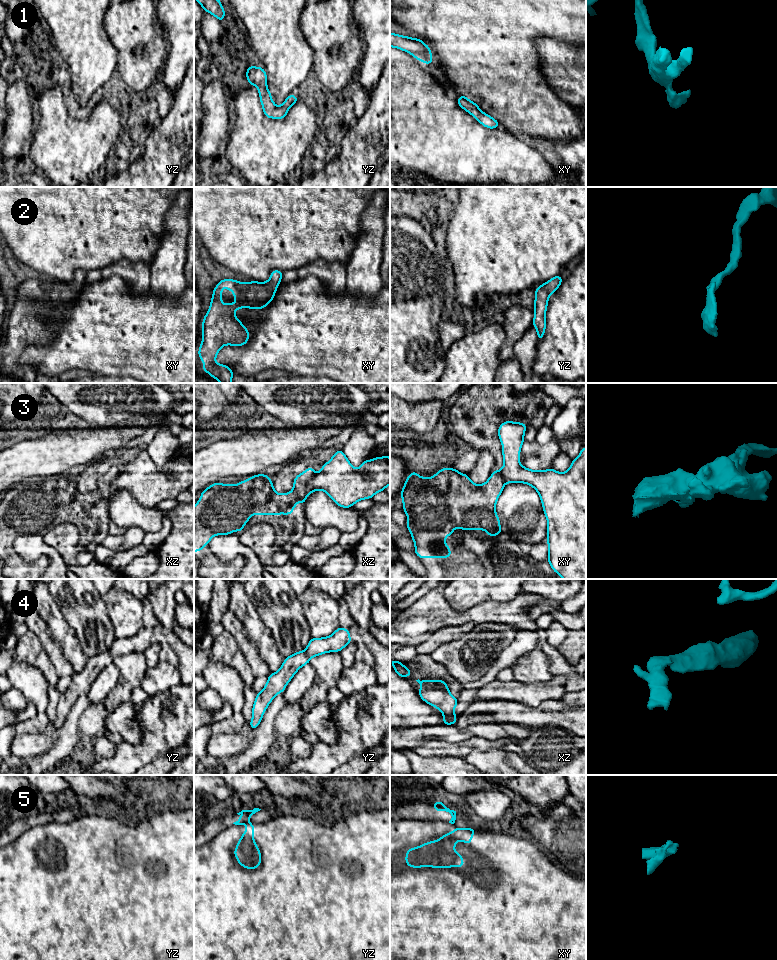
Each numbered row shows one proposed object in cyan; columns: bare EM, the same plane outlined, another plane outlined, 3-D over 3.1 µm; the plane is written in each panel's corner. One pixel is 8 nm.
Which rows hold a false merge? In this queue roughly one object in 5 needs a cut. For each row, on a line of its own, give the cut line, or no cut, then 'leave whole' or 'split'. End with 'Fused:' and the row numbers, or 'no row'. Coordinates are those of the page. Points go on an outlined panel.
1: no cut | leave whole
2: no cut | leave whole
3: xz (314, 474), (307, 483), (307, 493) | split
4: no cut | leave whole
5: yz (247, 821), (244, 823) | split
Fused: 3, 5

